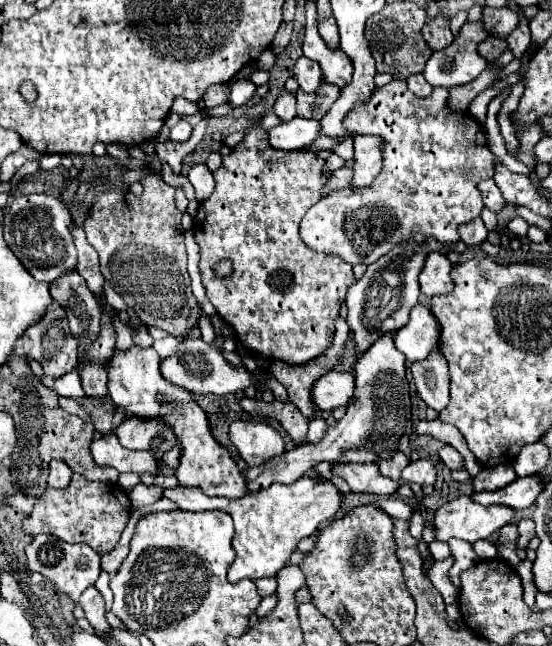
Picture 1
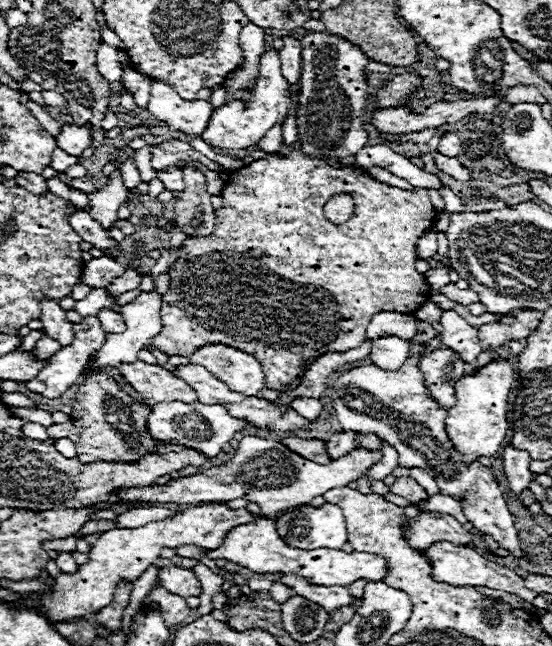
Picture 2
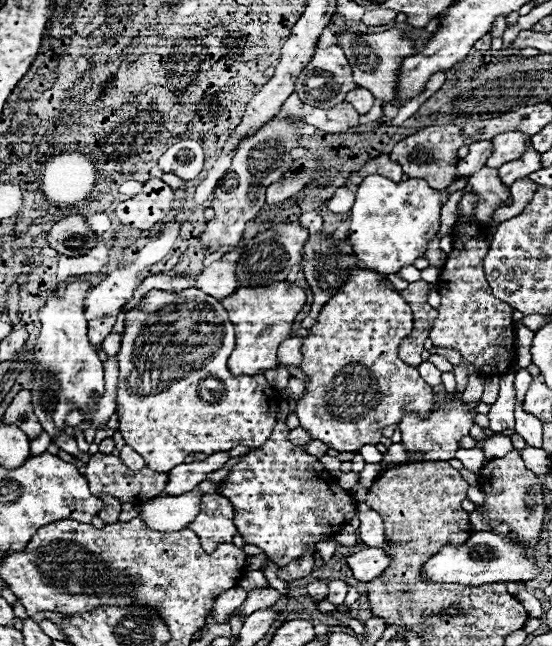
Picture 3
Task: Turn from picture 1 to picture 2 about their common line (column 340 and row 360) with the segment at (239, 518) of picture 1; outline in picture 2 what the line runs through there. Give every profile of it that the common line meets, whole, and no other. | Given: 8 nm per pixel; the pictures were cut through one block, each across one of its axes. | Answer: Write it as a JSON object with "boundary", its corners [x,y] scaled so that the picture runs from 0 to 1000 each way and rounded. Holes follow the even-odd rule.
{"boundary":[[[895,557],[870,576],[841,582],[826,591],[826,625],[812,635],[808,669],[819,690],[844,709],[848,718],[866,712],[870,706],[891,706],[906,697],[920,666],[917,625],[928,591],[931,573],[917,557]]]}

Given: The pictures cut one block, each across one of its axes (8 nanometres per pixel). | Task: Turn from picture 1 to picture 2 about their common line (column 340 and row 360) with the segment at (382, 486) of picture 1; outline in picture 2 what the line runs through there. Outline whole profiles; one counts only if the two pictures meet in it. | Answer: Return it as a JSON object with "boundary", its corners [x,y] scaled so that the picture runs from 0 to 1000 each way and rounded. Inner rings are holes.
{"boundary":[[[808,480],[797,492],[801,502],[801,533],[808,539],[819,539],[822,545],[833,548],[833,554],[859,567],[866,548],[873,545],[866,511],[855,508],[833,486],[822,480]]]}

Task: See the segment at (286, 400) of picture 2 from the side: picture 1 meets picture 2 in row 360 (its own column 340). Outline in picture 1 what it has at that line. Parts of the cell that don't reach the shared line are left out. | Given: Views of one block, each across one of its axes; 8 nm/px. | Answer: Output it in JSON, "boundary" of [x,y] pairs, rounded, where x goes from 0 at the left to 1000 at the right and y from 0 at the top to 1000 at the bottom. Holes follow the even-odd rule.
{"boundary":[[[620,489],[609,492],[609,520],[598,533],[598,539],[580,548],[576,554],[554,560],[554,563],[518,563],[518,560],[493,560],[489,579],[500,582],[500,588],[518,601],[525,622],[533,622],[551,644],[562,644],[569,638],[569,622],[562,619],[562,594],[576,588],[576,582],[601,573],[601,567],[616,557],[616,548],[623,542],[627,526],[634,523],[634,508]]]}

